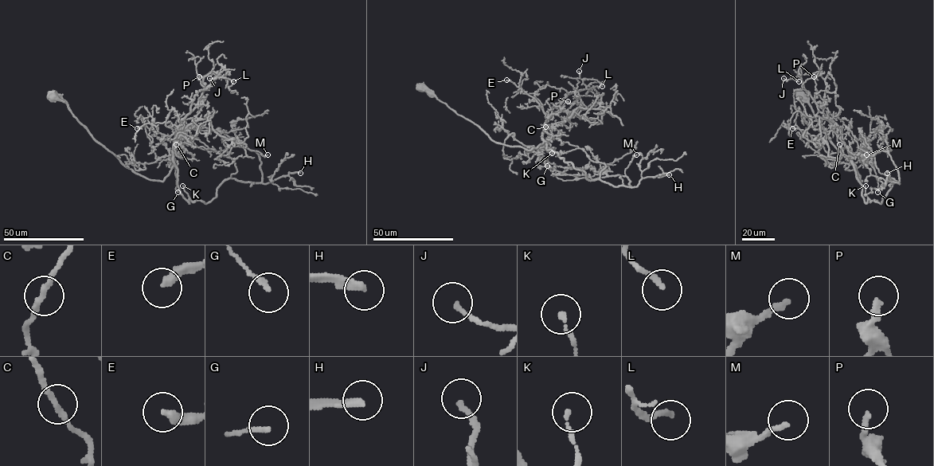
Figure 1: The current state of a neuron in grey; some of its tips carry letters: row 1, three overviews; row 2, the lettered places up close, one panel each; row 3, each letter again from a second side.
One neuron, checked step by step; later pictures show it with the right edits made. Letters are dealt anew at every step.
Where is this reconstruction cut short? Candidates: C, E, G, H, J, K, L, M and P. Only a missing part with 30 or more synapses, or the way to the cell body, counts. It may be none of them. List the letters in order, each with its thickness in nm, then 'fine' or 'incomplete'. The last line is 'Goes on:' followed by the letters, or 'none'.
C: calibre 200 nm; fine
E: calibre 340 nm; fine
G: calibre 150 nm; fine
H: calibre 280 nm; incomplete
J: calibre 190 nm; fine
K: calibre 150 nm; fine
L: calibre 190 nm; fine
M: calibre 200 nm; incomplete
P: calibre 220 nm; fine
Goes on: H, M

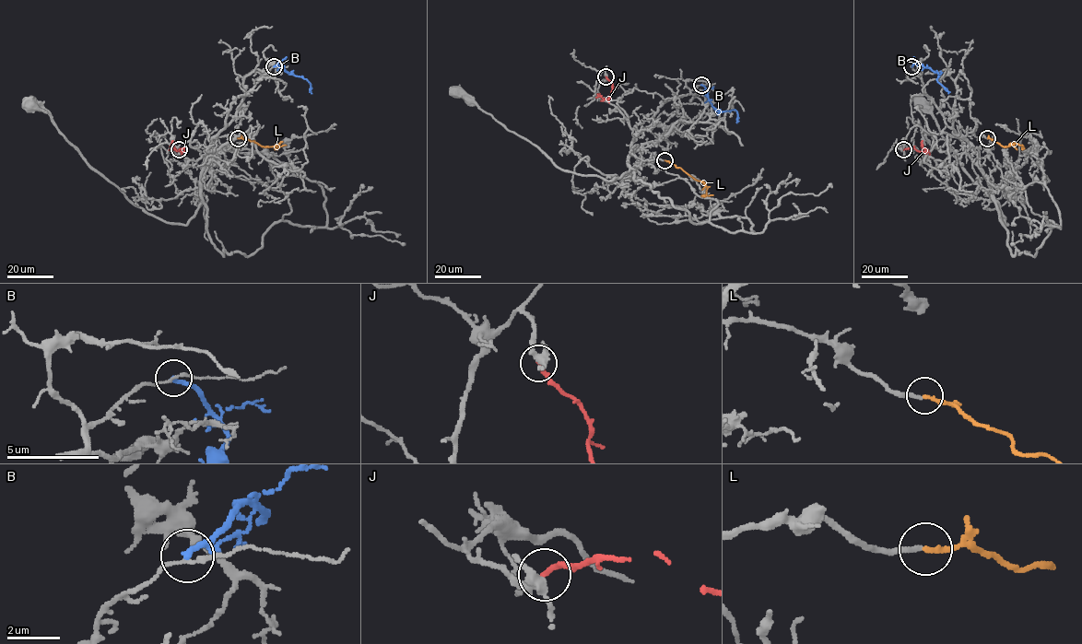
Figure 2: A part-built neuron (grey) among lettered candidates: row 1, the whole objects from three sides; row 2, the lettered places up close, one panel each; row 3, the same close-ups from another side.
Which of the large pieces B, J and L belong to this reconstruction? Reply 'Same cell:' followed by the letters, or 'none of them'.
Same cell: L

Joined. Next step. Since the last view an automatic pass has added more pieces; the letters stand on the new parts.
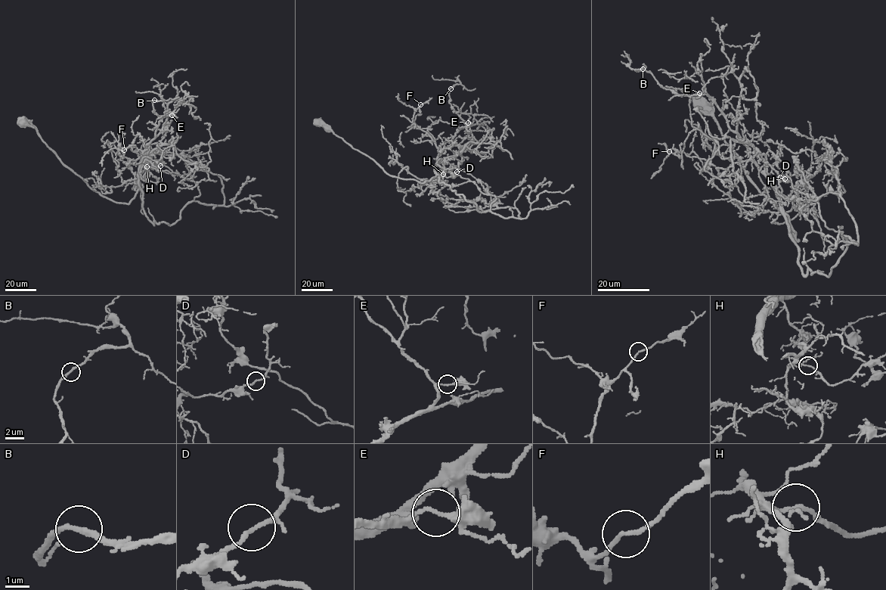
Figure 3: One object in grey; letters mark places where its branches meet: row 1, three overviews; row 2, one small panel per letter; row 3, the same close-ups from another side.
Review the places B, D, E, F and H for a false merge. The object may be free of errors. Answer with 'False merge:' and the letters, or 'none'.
False merge: none

